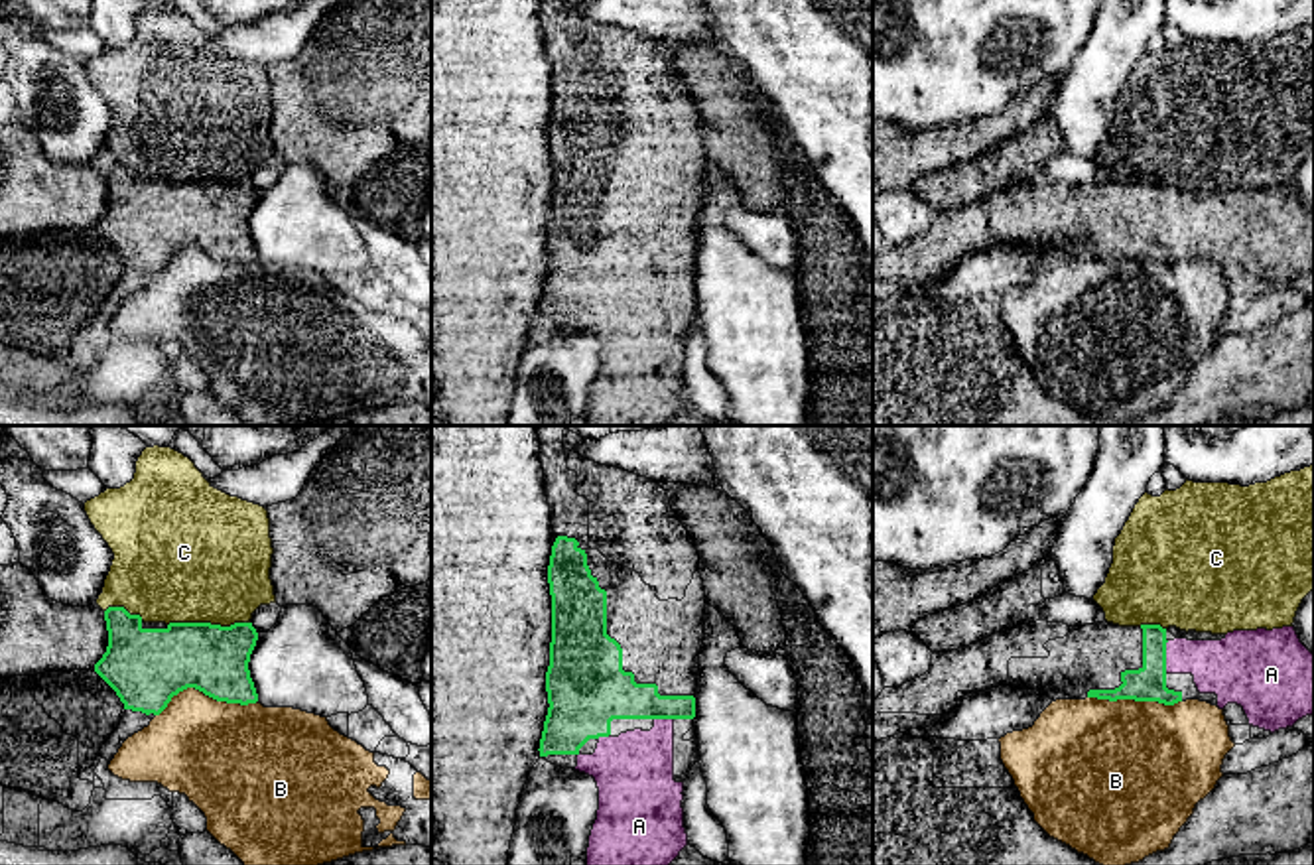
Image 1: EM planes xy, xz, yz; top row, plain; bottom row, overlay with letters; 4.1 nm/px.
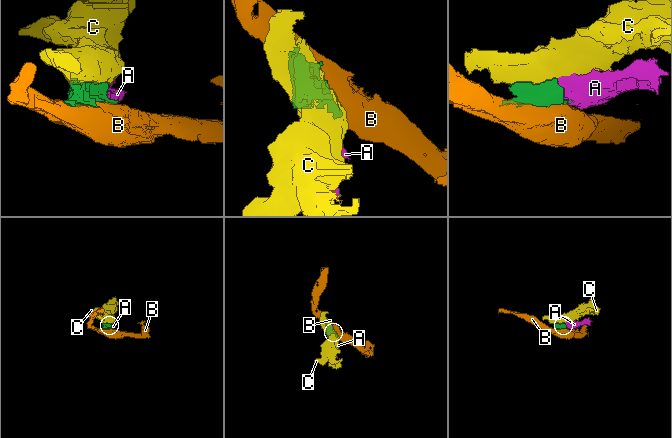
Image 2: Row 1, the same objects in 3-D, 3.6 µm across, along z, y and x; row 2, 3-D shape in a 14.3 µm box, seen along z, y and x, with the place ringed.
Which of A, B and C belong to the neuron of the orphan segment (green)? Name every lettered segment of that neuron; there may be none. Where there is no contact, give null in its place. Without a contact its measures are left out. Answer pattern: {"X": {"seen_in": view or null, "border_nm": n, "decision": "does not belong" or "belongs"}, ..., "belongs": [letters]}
{"A": {"seen_in": "yz", "border_nm": 140, "decision": "belongs"}, "B": {"seen_in": "xy", "border_nm": 420, "decision": "does not belong"}, "C": {"seen_in": "xy", "border_nm": 340, "decision": "does not belong"}, "belongs": ["A"]}

